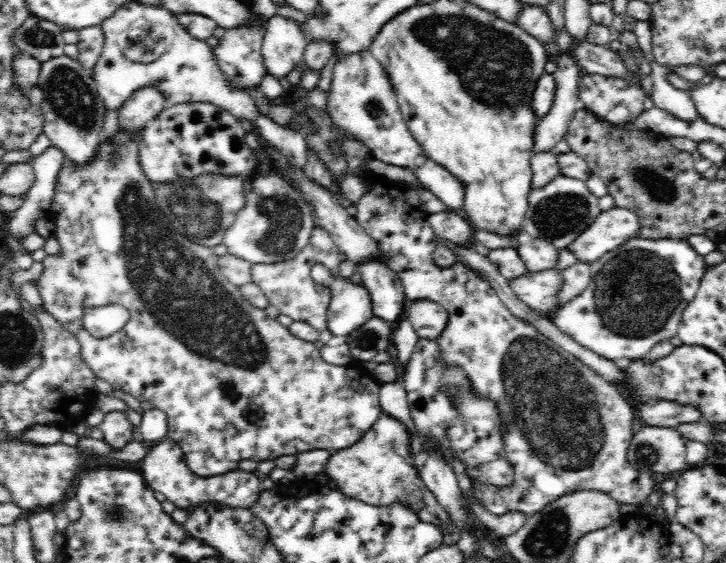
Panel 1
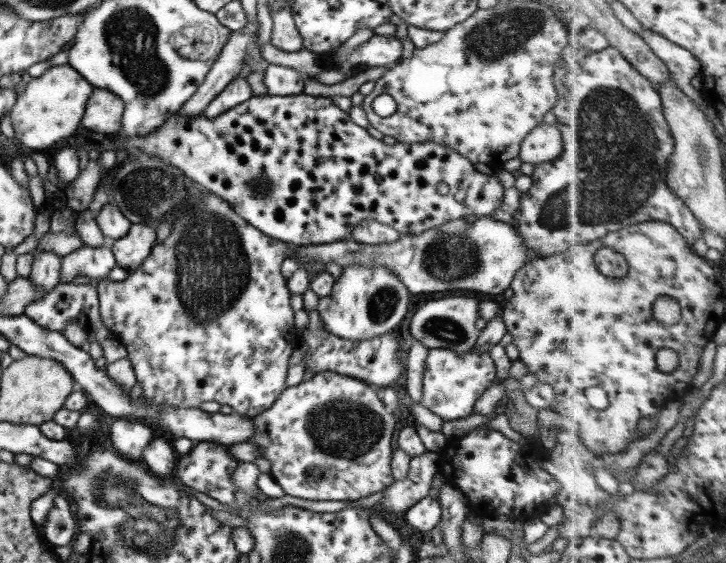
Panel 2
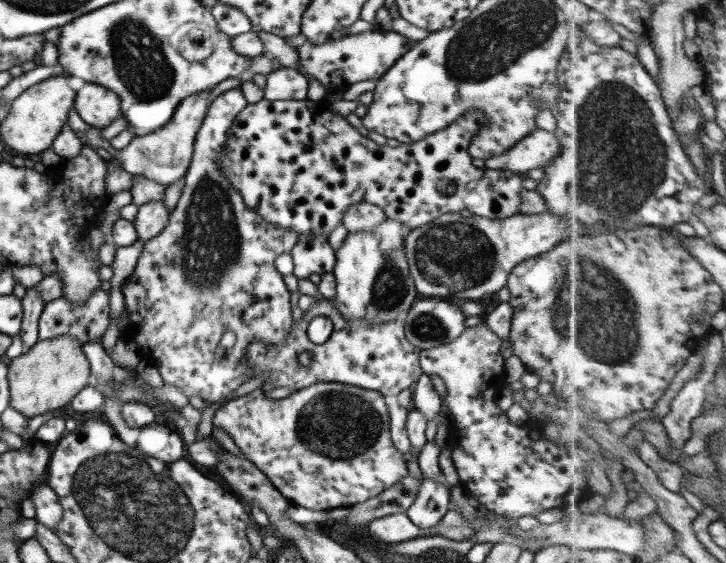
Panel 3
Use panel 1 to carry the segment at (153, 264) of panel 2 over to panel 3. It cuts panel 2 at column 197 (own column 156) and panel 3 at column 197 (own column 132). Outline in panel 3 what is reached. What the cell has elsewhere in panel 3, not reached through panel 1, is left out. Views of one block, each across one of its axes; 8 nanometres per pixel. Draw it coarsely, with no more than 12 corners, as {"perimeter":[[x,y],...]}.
{"perimeter":[[214,98],[179,201],[121,285],[163,384],[226,403],[293,330],[299,238],[220,169]]}

